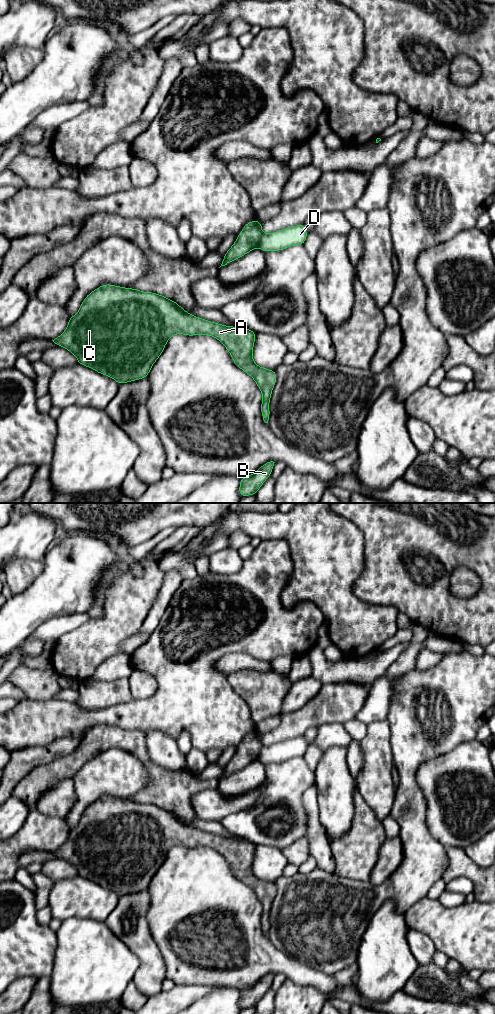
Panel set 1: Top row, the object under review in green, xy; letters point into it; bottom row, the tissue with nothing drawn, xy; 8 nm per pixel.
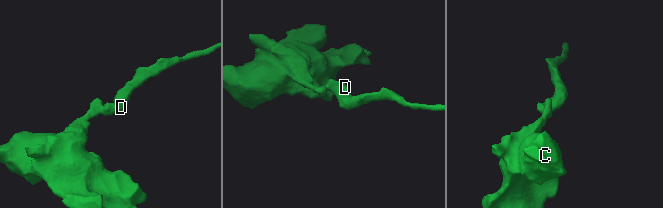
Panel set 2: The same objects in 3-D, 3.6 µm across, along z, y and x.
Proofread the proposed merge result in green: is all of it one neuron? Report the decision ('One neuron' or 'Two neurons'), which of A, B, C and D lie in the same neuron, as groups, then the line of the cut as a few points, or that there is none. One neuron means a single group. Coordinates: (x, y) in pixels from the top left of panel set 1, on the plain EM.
Two neurons. Groups: A B C / D. Split along xy (263, 746), (257, 758)

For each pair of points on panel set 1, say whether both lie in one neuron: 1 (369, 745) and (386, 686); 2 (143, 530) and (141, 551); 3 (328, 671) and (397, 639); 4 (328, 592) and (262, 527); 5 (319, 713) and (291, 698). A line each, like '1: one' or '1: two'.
1: two
2: two
3: two
4: one
5: two

